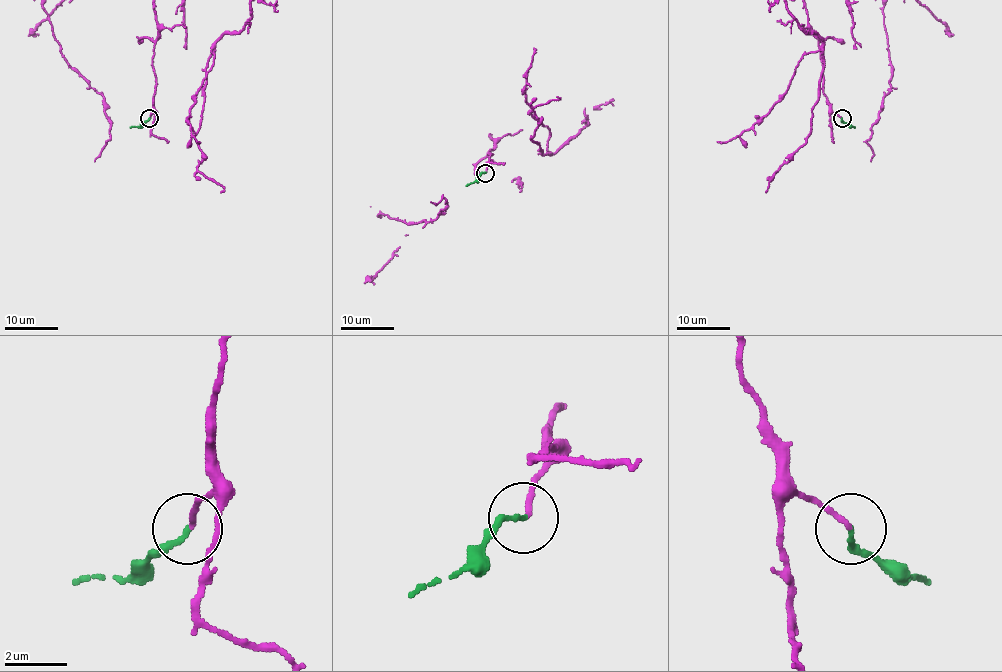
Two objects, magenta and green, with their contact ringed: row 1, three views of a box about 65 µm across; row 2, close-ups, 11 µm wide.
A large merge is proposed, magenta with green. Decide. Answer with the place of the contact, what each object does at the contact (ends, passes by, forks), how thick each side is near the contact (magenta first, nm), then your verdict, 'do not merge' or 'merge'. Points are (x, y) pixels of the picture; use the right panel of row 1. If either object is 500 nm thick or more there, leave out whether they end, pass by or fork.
(842, 118) | magenta ends | green ends | 170/170 nm | merge

